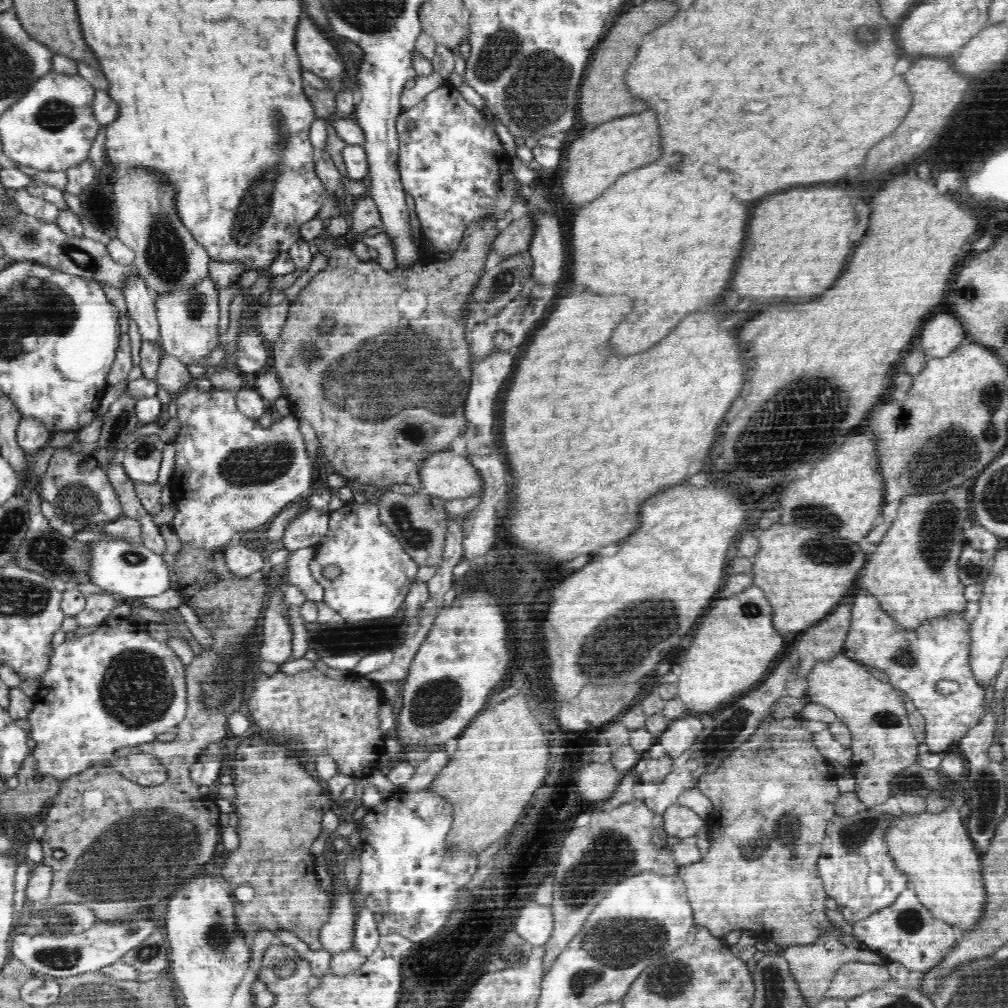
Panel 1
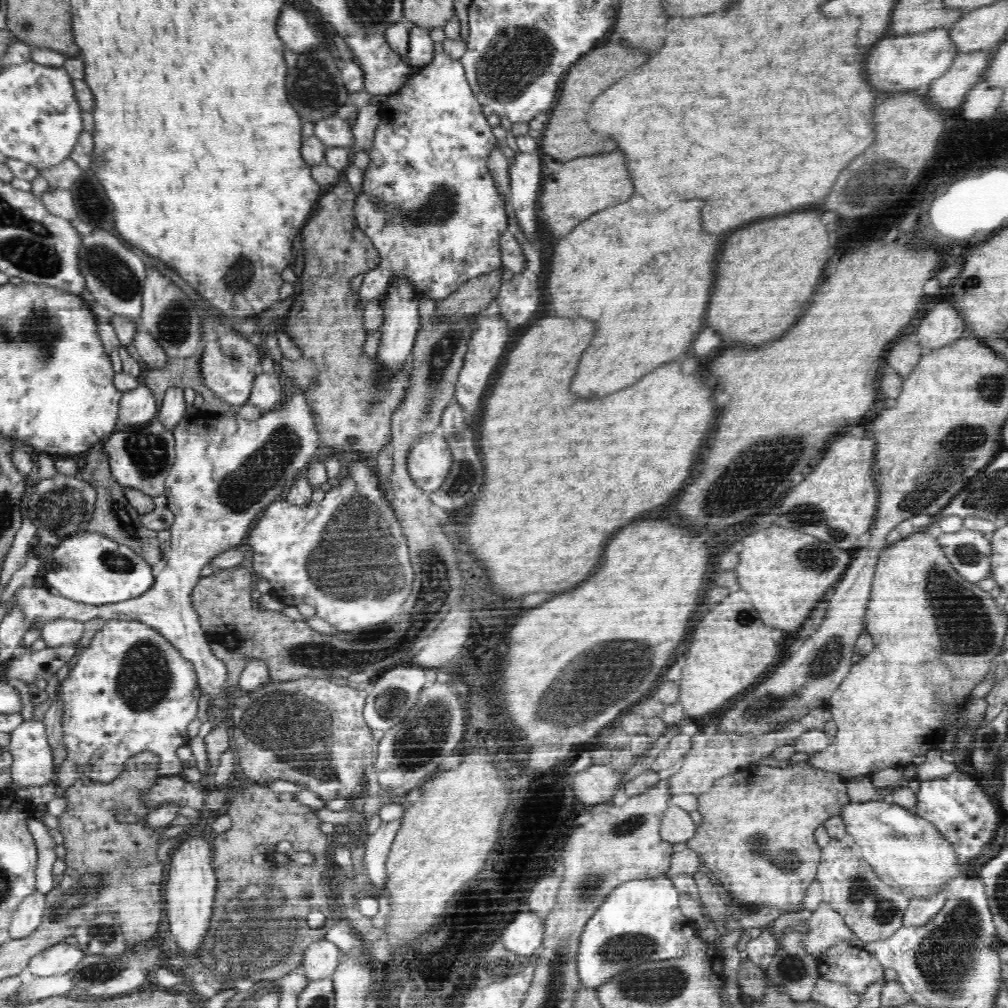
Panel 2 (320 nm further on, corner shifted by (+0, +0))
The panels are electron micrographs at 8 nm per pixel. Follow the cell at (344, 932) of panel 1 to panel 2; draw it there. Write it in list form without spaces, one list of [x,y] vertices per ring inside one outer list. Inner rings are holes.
[[[328,940],[310,943],[305,950],[304,962],[301,962],[299,970],[310,981],[331,977],[336,972],[340,957],[340,948]]]

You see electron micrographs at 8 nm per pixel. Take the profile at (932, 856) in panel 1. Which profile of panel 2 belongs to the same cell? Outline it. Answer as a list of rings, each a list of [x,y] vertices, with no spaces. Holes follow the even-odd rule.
[[[886,800],[880,801],[868,801],[868,802],[850,802],[847,805],[844,805],[841,811],[841,817],[843,818],[843,823],[846,829],[846,832],[854,838],[856,844],[860,846],[861,858],[866,861],[872,868],[874,868],[874,872],[880,876],[881,878],[885,878],[895,886],[897,886],[902,891],[908,892],[910,896],[935,896],[936,893],[944,892],[949,885],[951,885],[951,889],[954,889],[954,884],[958,884],[959,882],[954,882],[954,880],[962,880],[963,878],[954,878],[956,874],[960,874],[960,864],[958,864],[958,860],[956,860],[956,854],[954,854],[954,846],[950,846],[952,844],[951,841],[946,839],[938,827],[934,825],[934,823],[928,821],[926,818],[920,818],[911,808],[907,808],[904,806],[900,806],[896,803],[890,803]]]

